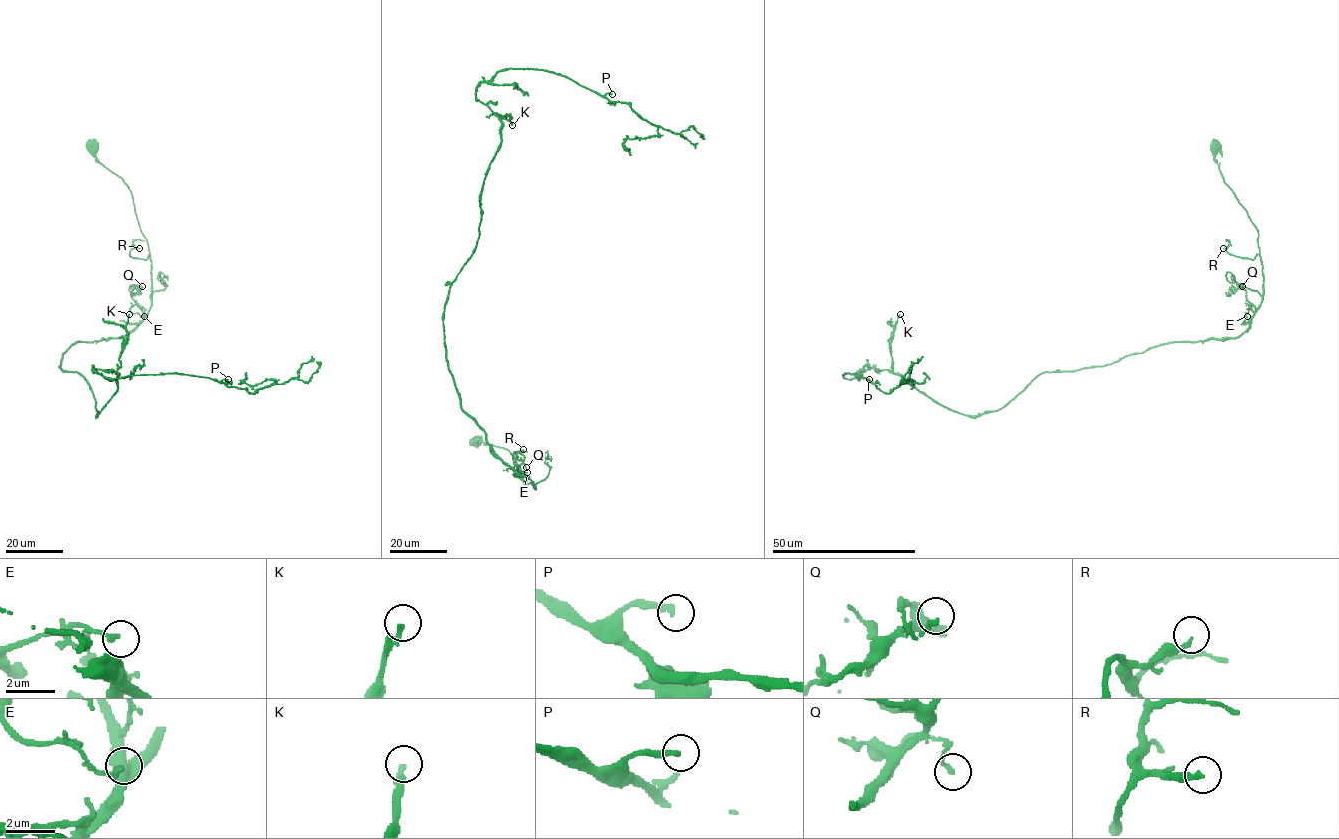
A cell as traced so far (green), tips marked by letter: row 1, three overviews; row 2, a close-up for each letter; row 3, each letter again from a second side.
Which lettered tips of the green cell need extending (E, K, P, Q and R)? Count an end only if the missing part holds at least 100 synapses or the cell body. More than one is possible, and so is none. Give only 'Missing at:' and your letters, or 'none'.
Missing at: K

